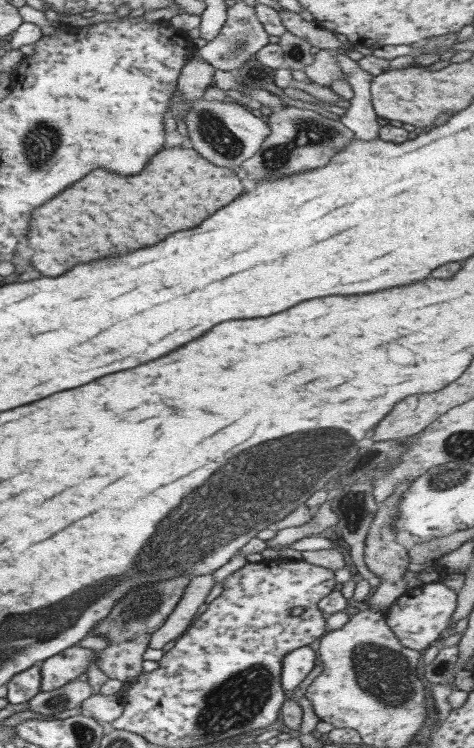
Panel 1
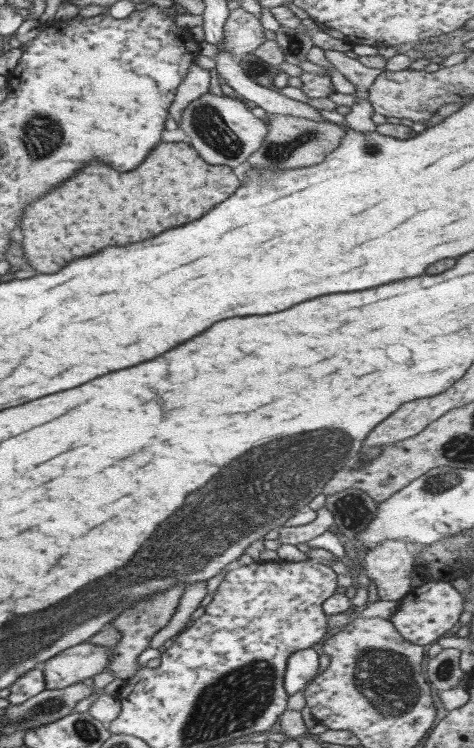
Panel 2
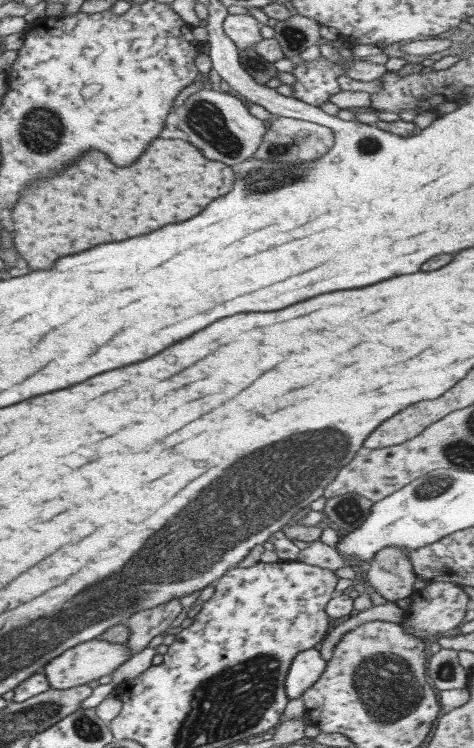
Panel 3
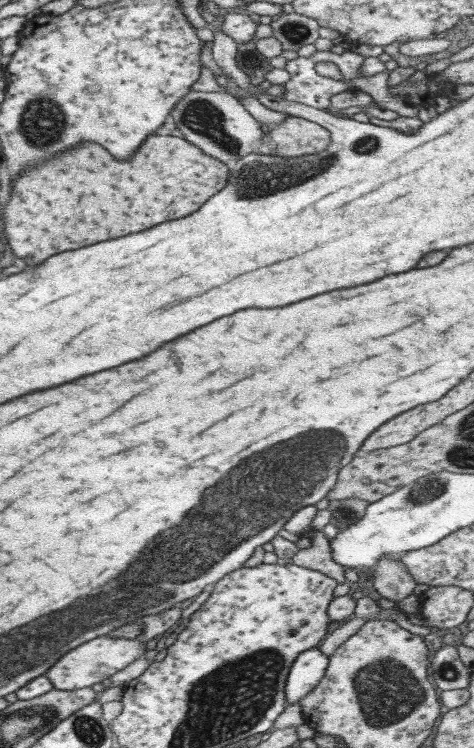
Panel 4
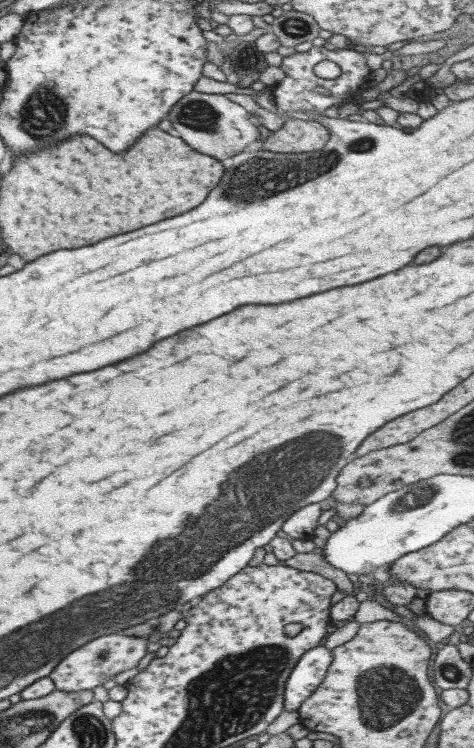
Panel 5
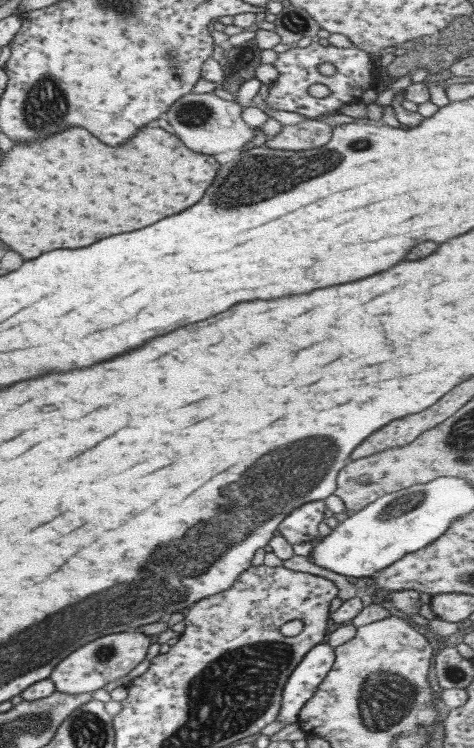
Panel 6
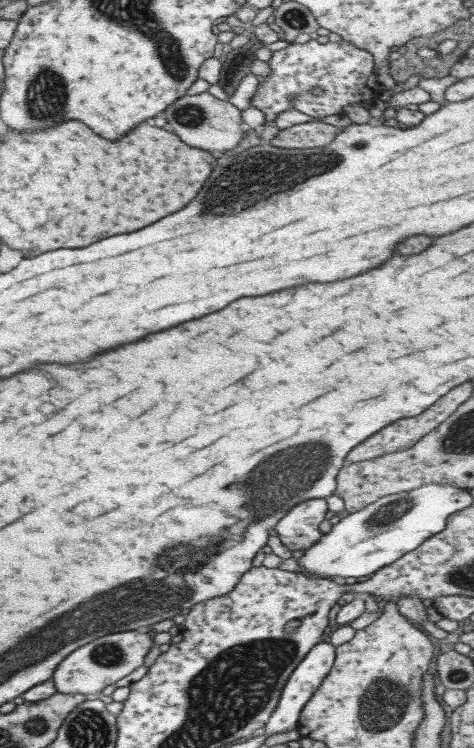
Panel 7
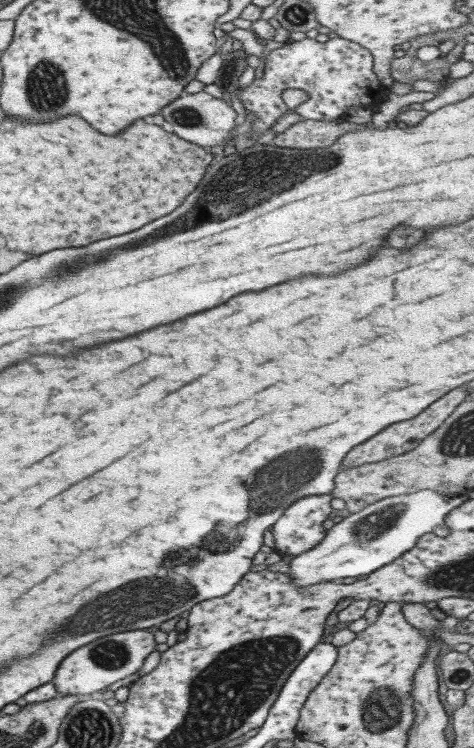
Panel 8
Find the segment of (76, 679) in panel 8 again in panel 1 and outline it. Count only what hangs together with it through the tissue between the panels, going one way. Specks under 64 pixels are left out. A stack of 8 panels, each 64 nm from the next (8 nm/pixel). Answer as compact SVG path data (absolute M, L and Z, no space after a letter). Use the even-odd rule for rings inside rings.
M78 645L70 646L41 661L40 691L47 692L75 680L77 676L86 673L91 662L97 657L93 650Z

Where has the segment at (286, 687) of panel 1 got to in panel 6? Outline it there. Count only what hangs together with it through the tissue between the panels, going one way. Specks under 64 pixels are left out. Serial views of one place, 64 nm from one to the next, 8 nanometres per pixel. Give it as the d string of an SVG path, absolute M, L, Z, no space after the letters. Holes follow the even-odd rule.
M319 643L310 648L295 665L282 688L280 707L274 720L284 724L296 722L298 712L322 683L334 661L334 648Z

